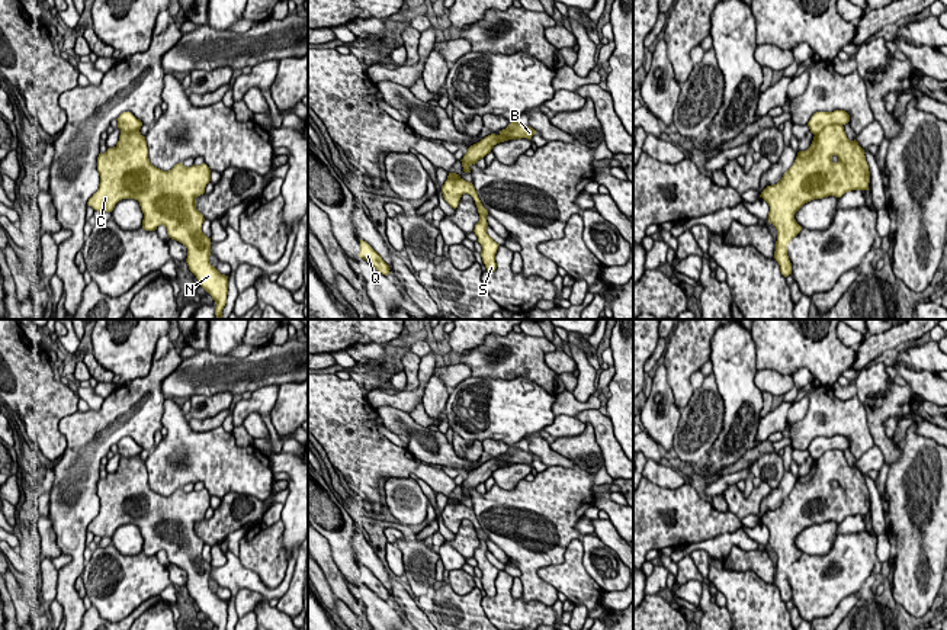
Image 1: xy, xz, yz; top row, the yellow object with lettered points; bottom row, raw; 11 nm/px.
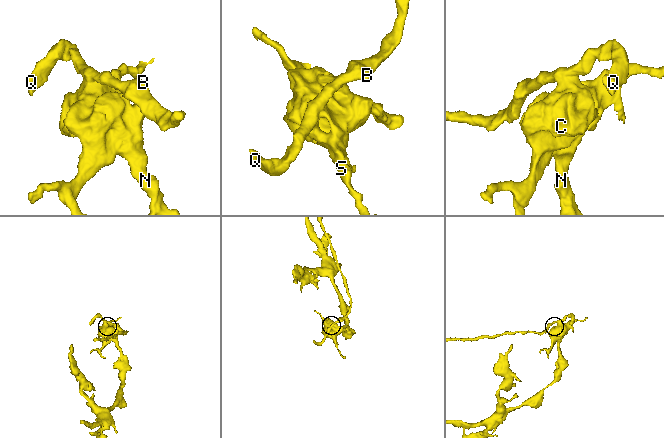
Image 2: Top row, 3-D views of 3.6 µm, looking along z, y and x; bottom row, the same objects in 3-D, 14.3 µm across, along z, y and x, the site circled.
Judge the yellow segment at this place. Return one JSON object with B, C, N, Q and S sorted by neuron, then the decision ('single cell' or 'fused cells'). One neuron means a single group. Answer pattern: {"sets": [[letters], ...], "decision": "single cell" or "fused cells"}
{"sets": [["B", "C", "N", "Q", "S"]], "decision": "single cell"}

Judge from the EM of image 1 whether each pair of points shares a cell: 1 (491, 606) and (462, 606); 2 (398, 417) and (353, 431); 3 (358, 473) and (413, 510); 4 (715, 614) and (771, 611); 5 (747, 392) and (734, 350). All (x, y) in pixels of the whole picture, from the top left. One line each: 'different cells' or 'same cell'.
1: different cells
2: different cells
3: different cells
4: different cells
5: same cell

